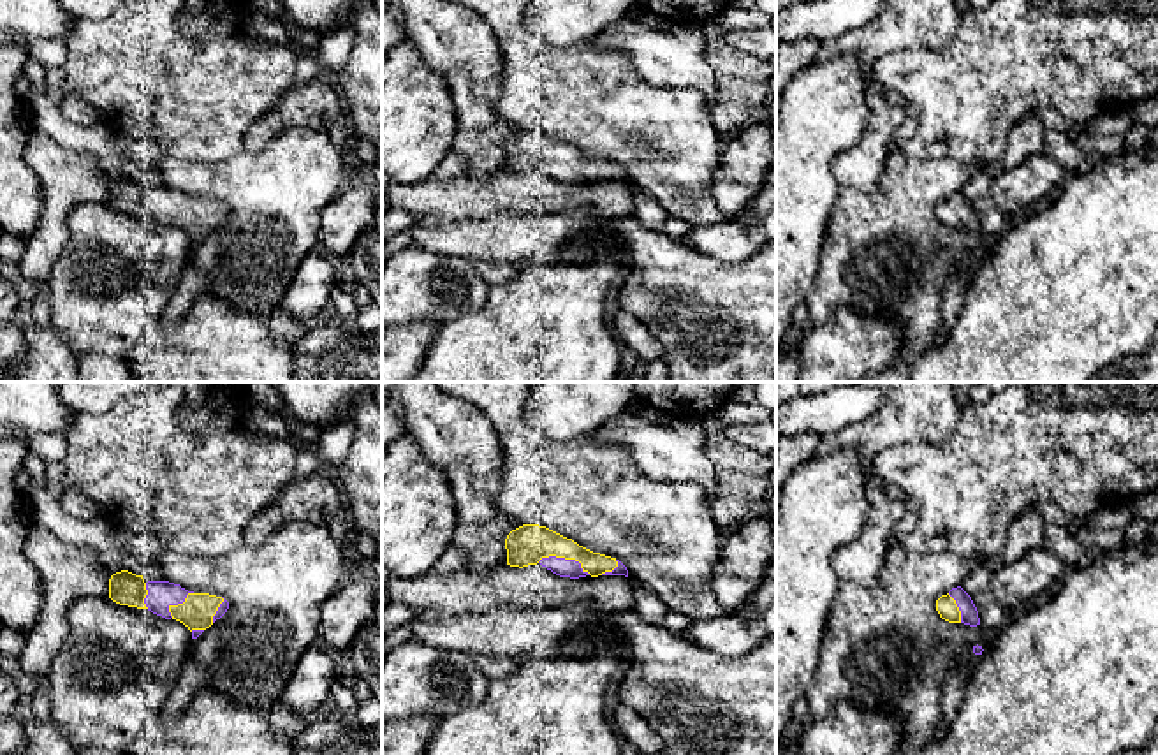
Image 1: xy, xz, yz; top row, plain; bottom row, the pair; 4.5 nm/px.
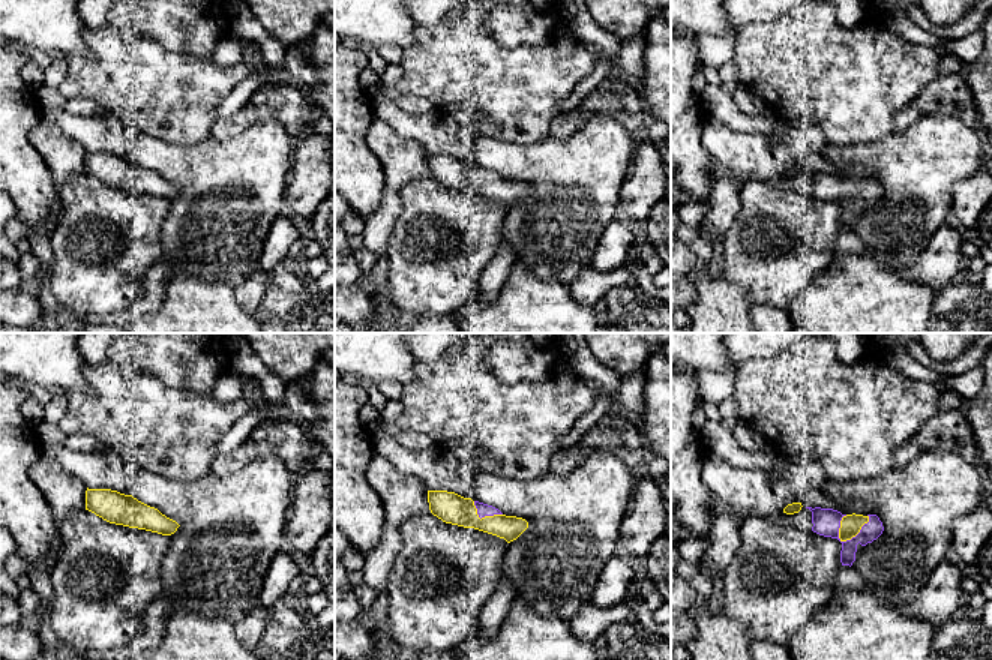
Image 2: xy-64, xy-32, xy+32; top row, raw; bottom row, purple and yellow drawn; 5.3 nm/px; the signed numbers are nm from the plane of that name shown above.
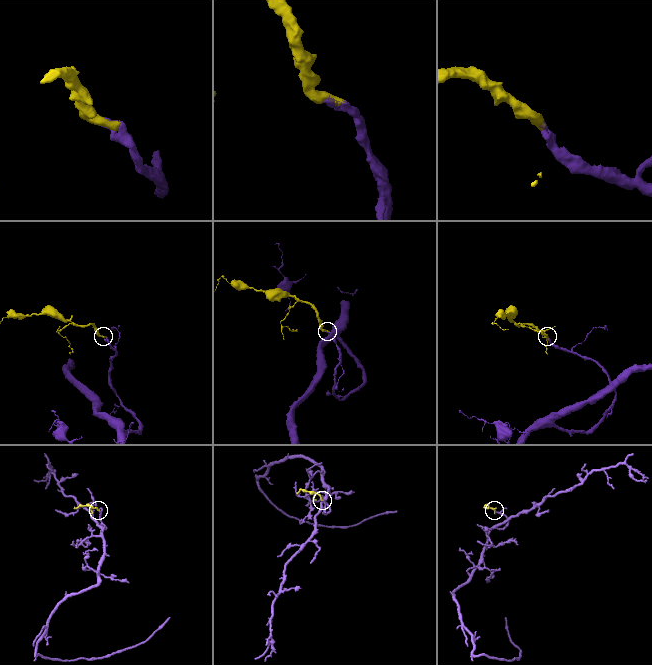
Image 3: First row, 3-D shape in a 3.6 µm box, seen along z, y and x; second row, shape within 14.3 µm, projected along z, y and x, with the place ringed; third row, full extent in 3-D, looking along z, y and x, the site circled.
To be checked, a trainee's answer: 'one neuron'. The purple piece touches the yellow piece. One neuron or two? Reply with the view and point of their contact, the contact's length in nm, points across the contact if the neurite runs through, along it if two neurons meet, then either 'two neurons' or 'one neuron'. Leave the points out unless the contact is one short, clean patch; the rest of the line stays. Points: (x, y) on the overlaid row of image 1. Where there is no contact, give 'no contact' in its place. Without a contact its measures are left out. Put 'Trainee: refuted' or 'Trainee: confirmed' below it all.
xz (564, 558) | 260 nm | one neuron
Trainee: confirmed

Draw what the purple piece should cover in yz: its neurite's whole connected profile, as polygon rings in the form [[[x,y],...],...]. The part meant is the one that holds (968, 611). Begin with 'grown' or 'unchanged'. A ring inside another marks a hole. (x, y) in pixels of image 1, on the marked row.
grown; [[[952,588],[936,600],[936,611],[949,623],[980,625],[978,611],[971,597],[961,588]]]

